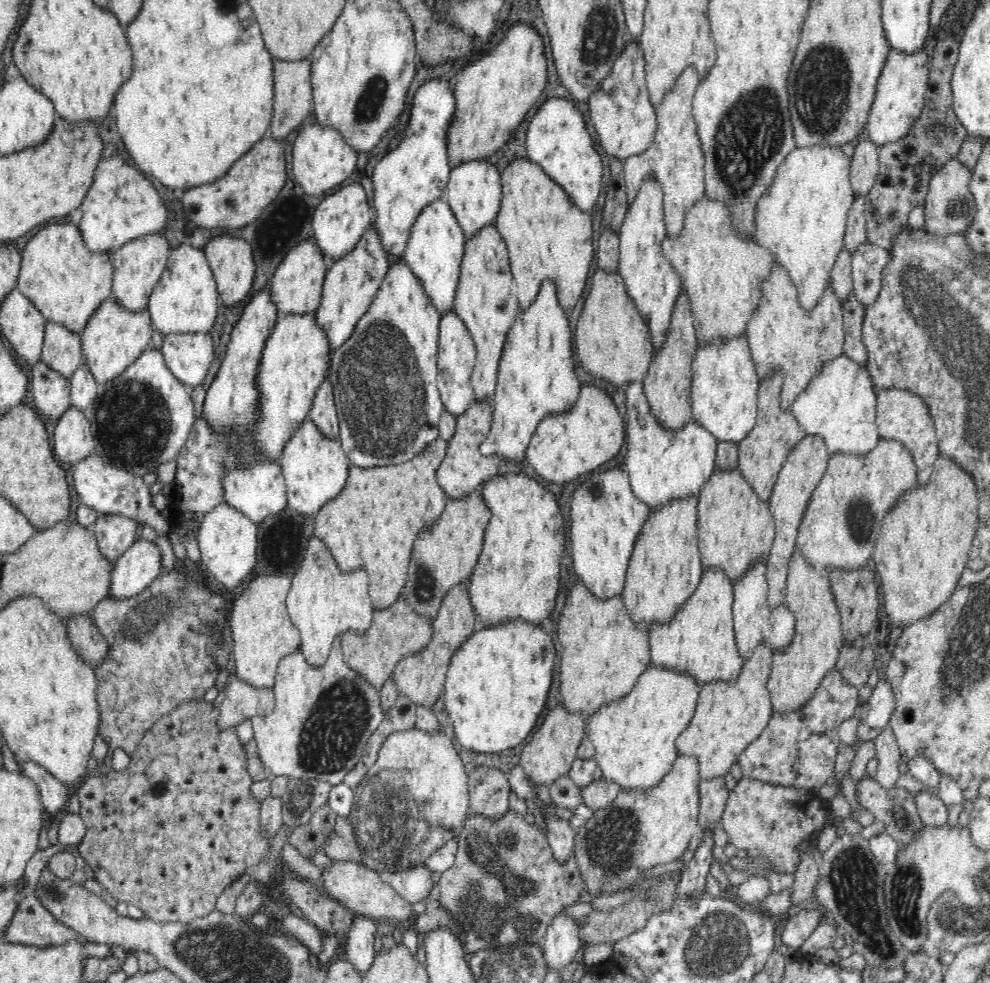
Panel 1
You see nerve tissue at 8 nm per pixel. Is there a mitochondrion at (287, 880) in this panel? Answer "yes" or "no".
no

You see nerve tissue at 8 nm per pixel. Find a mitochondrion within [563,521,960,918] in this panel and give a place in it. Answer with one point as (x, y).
(610, 847)

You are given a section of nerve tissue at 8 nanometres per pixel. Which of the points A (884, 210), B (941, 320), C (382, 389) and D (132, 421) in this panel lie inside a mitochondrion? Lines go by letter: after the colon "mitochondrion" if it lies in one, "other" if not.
A: other
B: mitochondrion
C: mitochondrion
D: mitochondrion

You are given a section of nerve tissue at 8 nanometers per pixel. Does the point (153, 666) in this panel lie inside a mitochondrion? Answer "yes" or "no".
no

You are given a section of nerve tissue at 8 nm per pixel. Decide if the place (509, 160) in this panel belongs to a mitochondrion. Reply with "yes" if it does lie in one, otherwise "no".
no

